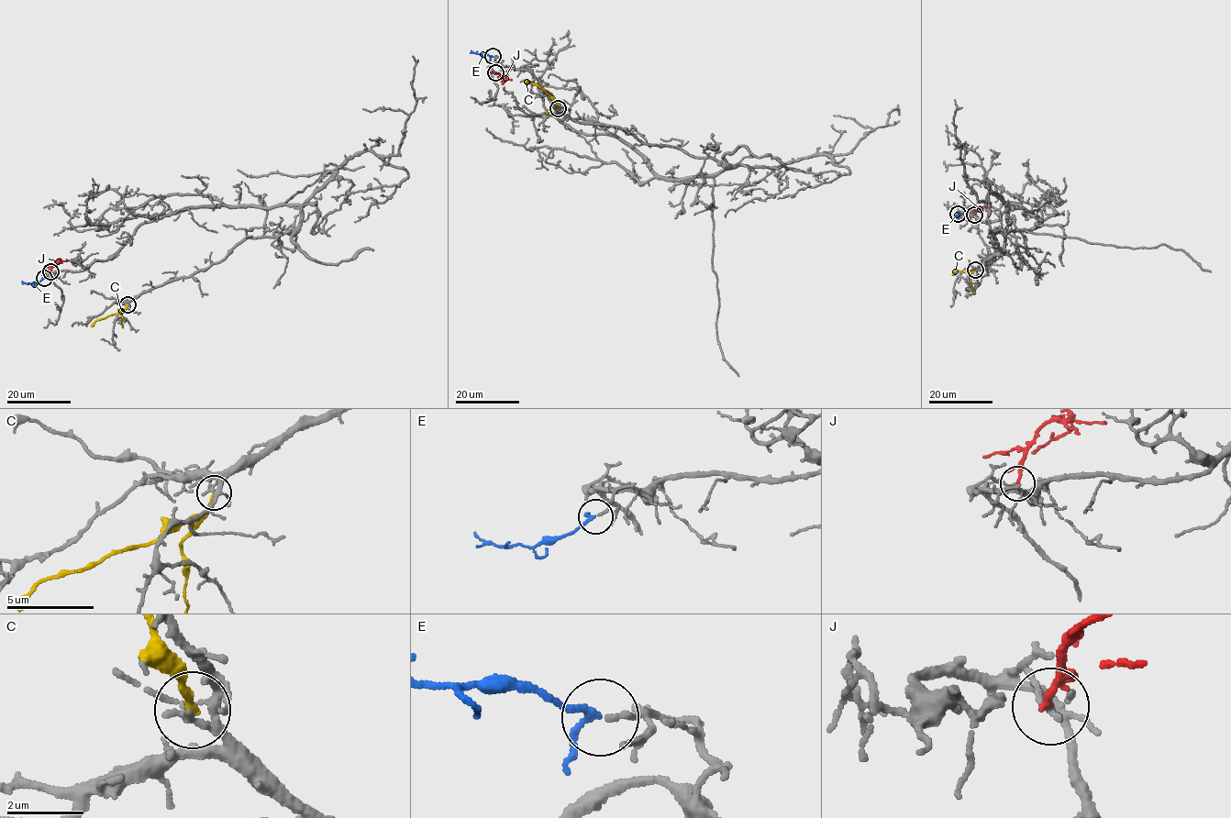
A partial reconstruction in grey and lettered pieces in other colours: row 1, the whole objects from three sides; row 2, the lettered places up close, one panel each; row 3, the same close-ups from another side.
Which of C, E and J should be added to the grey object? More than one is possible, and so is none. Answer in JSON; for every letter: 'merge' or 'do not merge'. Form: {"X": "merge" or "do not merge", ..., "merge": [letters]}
{"C": "do not merge", "E": "merge", "J": "do not merge", "merge": ["E"]}

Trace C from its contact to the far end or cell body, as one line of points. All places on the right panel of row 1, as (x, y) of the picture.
C: (974, 270), (956, 270), (952, 274)

